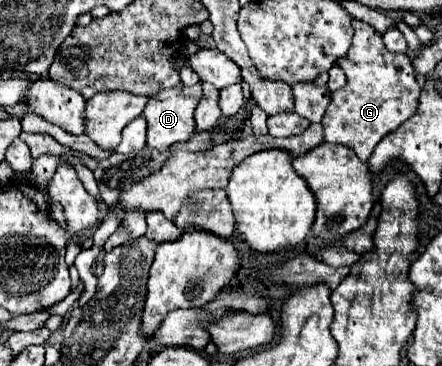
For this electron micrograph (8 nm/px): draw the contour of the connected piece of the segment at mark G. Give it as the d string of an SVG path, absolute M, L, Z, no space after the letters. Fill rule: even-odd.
M354 18L354 40L350 50L346 52L346 56L342 56L338 60L338 66L344 70L348 82L342 90L336 90L330 94L330 106L326 108L326 114L322 118L322 128L324 128L324 142L330 144L342 144L348 146L356 152L356 156L362 162L368 162L368 158L372 156L376 144L390 132L394 132L404 120L408 120L416 106L418 106L418 96L420 96L420 86L416 82L414 76L414 68L412 62L406 54L392 54L386 50L384 42L382 42L382 34L378 34L370 24L356 20Z

